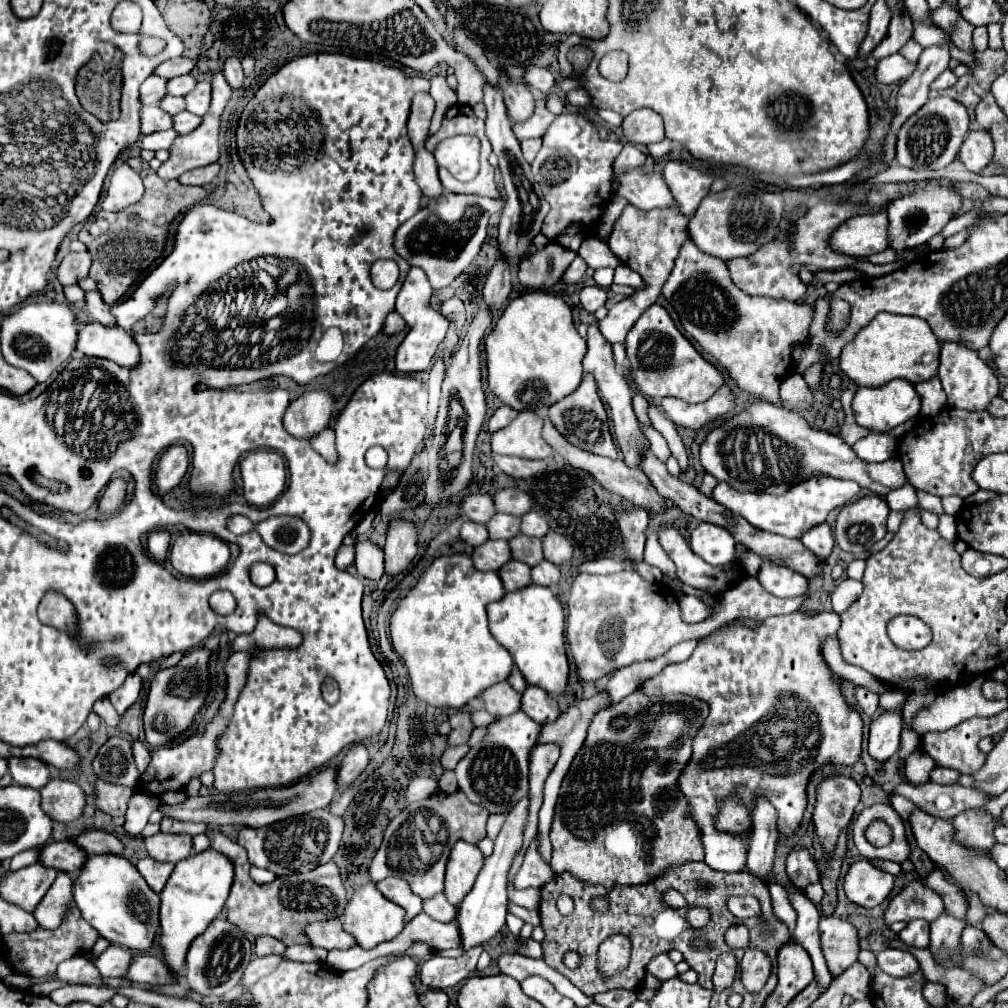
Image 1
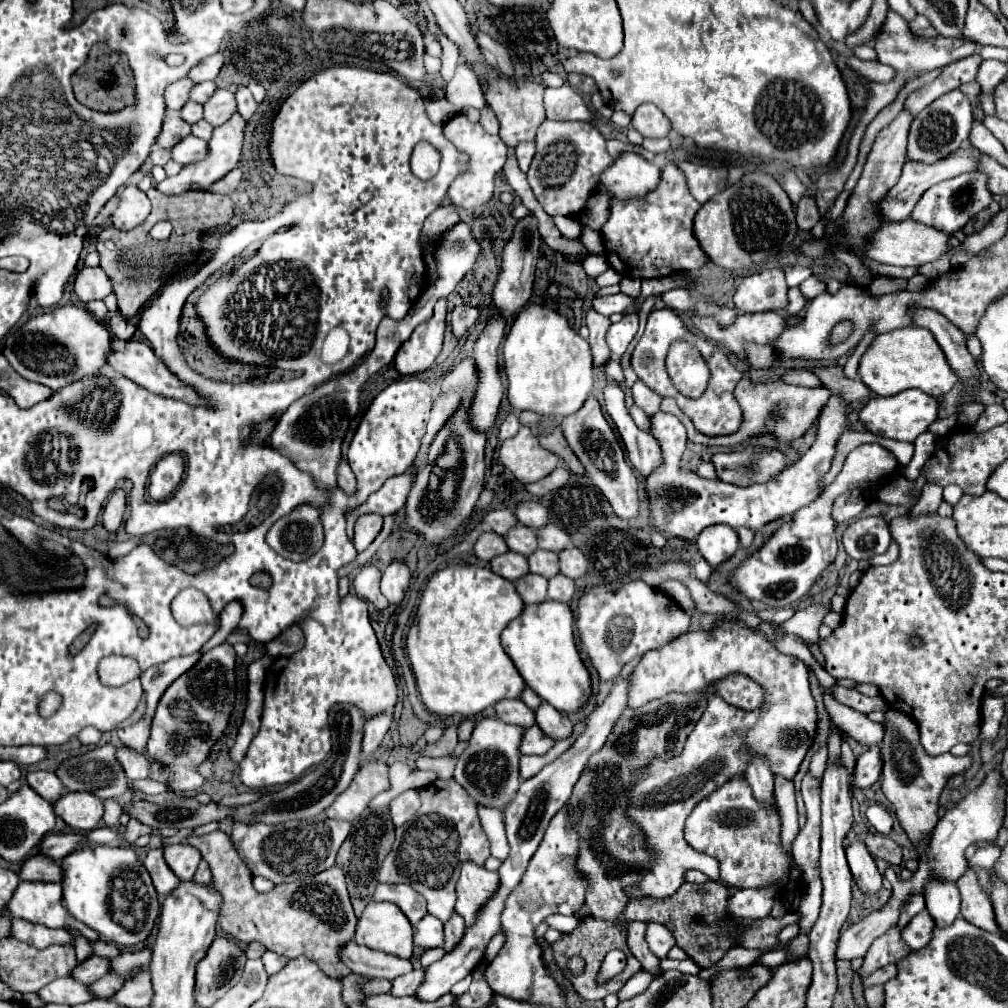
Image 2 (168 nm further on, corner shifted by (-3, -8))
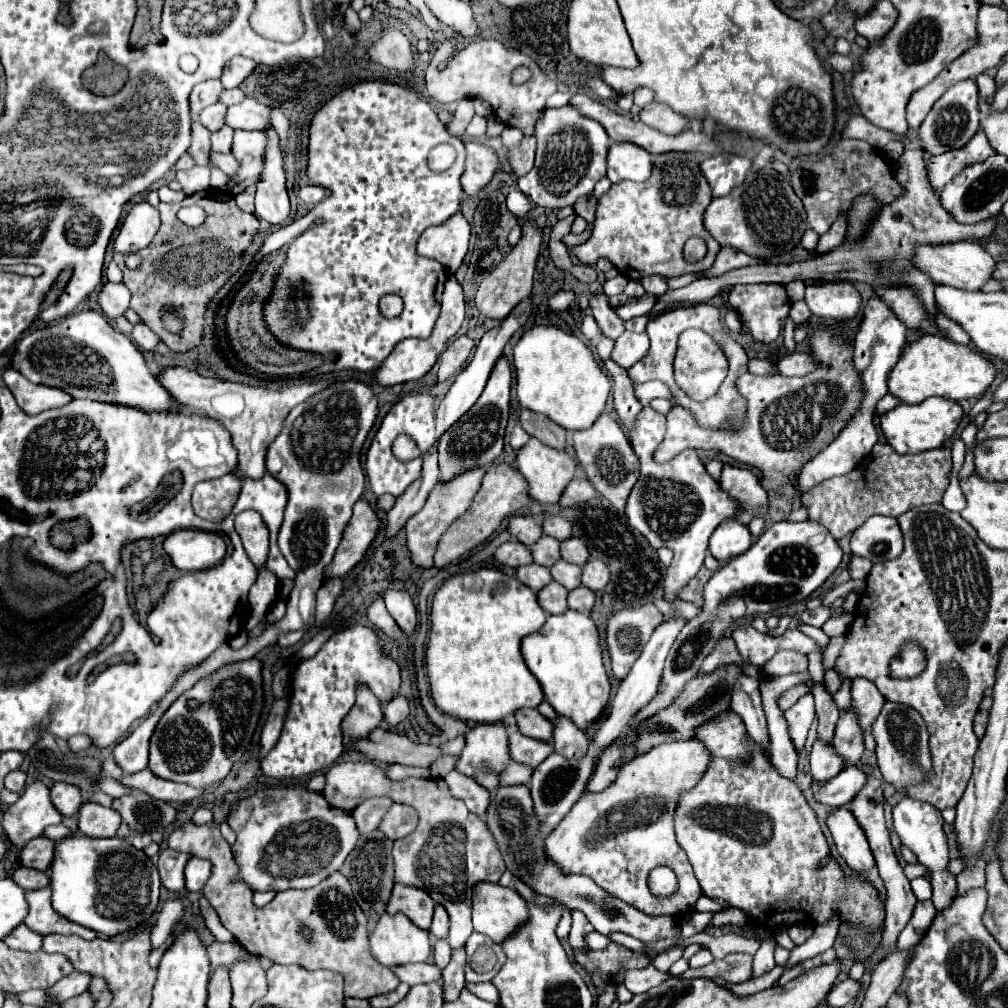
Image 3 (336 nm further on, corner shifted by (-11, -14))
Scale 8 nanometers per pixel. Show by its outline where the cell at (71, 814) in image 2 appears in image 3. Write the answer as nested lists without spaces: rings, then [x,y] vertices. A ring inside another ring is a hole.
[[[84,802],[78,812],[78,830],[92,838],[116,836],[122,818],[116,810],[104,808],[96,802]]]

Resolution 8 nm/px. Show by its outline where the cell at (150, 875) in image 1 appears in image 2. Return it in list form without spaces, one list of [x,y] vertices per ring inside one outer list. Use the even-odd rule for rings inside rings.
[[[164,848],[150,850],[146,860],[144,860],[144,866],[148,868],[152,882],[156,886],[156,892],[160,896],[168,896],[180,884],[180,880],[176,878],[176,874],[168,868],[168,864],[164,860]]]

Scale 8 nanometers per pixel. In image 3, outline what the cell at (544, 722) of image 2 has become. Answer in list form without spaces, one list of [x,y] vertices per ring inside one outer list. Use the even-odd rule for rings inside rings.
[[[556,716],[554,720],[554,750],[564,758],[582,758],[588,750],[588,736],[572,724],[566,716]]]

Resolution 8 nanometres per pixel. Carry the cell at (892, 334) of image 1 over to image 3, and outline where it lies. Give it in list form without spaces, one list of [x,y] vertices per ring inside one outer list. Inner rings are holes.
[[[922,334],[914,342],[908,342],[908,348],[904,348],[900,356],[900,364],[892,368],[892,374],[888,376],[888,392],[906,404],[918,404],[930,396],[968,400],[984,394],[994,376],[994,364],[972,348],[956,344],[944,336]]]

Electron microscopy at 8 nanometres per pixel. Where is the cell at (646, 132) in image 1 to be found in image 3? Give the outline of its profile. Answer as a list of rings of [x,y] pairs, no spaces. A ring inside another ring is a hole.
[[[650,102],[648,106],[644,106],[640,110],[640,120],[656,128],[658,132],[664,132],[670,136],[680,134],[688,126],[688,120],[684,120],[684,116],[672,112],[666,104],[658,104],[658,102]]]

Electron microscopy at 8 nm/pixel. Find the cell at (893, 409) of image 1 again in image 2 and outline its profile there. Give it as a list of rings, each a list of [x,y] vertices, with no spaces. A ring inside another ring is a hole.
[[[904,390],[896,396],[876,396],[872,398],[862,410],[860,410],[860,420],[864,422],[864,426],[876,434],[876,436],[884,436],[890,440],[898,440],[898,442],[914,442],[922,432],[928,430],[928,426],[938,418],[938,400],[934,396],[924,394],[922,390]]]

